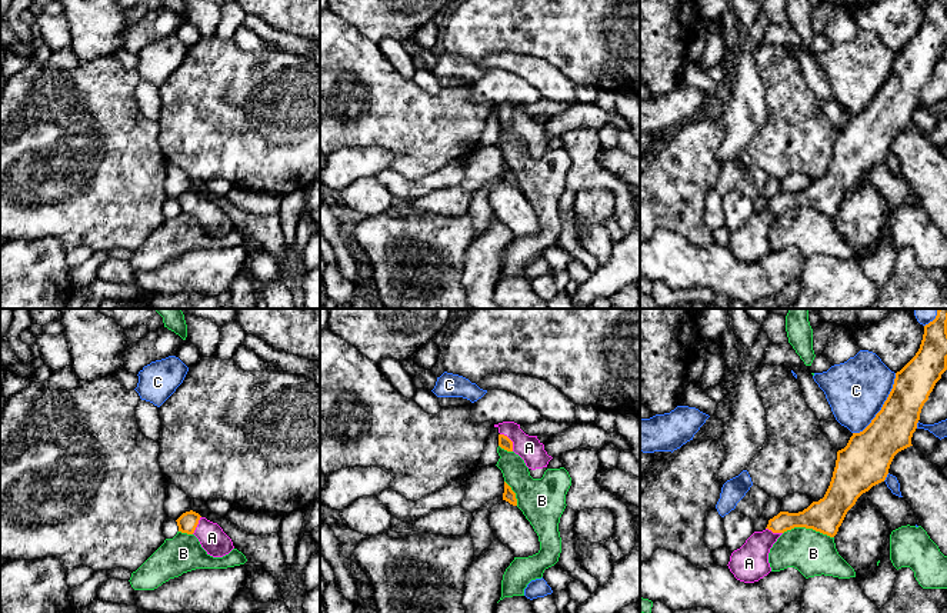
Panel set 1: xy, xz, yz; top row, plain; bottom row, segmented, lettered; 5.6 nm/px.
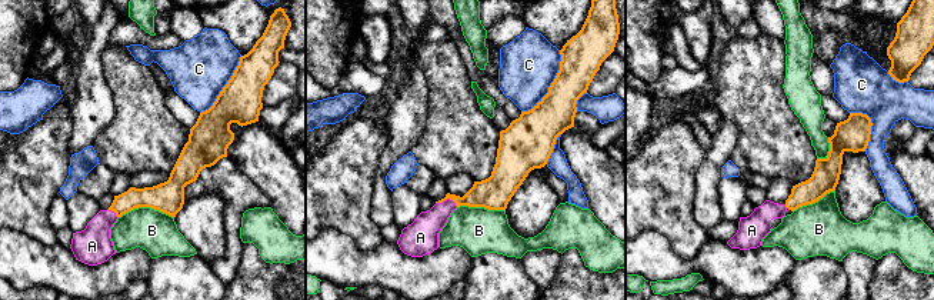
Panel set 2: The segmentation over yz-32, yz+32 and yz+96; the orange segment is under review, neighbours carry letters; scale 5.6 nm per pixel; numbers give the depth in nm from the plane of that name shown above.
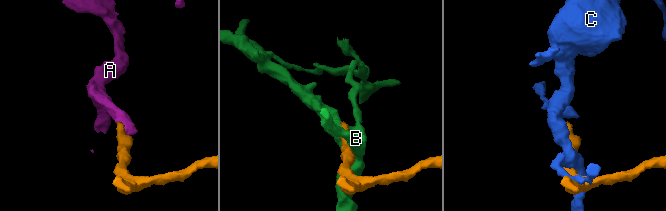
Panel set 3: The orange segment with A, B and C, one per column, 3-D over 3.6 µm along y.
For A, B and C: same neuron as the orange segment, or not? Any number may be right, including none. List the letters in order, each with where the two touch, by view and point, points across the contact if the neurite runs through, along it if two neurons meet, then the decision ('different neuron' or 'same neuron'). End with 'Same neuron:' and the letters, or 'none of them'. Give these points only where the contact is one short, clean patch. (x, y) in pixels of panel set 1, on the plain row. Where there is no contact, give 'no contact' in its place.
A: contact xz (510, 120); way xz (504, 122), (510, 120), (517, 120), (529, 127); same neuron
B: contact yz (809, 207); different neuron
C: contact yz (883, 86); different neuron
Same neuron: A

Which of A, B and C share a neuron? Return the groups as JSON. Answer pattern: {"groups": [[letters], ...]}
{"groups": [["A"], ["B"], ["C"]]}

